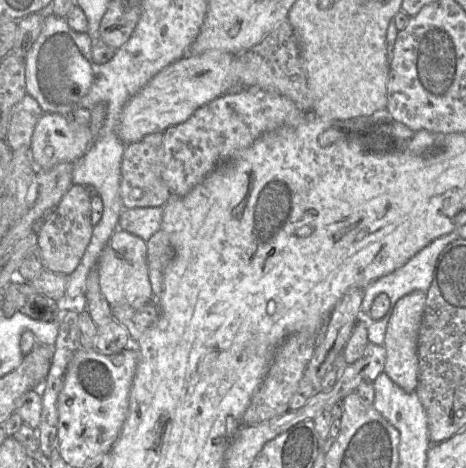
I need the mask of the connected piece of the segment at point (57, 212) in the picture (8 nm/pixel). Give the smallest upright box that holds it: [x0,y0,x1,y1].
[37,184,94,276]

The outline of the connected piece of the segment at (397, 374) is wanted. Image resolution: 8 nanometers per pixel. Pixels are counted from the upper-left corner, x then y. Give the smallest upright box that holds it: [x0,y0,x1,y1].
[383,290,426,393]

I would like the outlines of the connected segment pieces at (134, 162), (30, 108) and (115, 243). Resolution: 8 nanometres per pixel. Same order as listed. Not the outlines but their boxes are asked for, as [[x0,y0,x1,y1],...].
[[120,132,171,208],[6,94,43,151],[98,229,155,309]]

